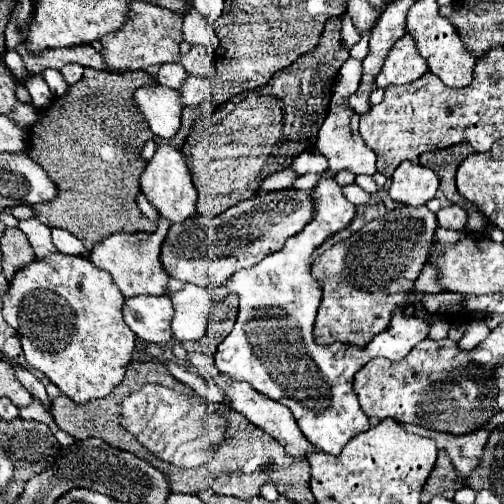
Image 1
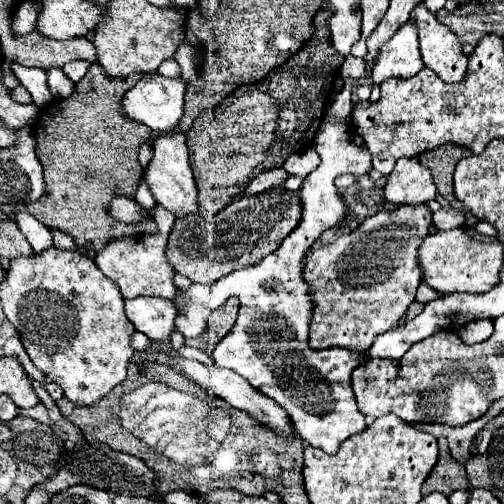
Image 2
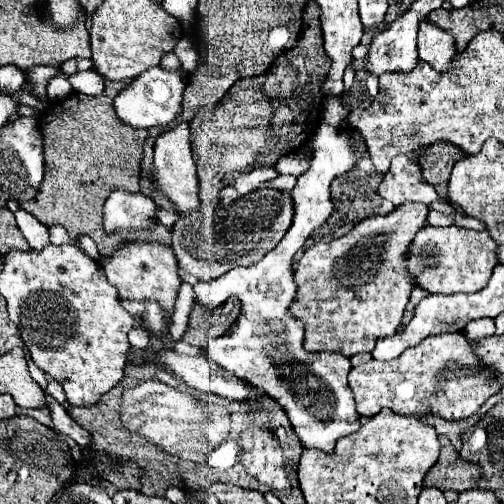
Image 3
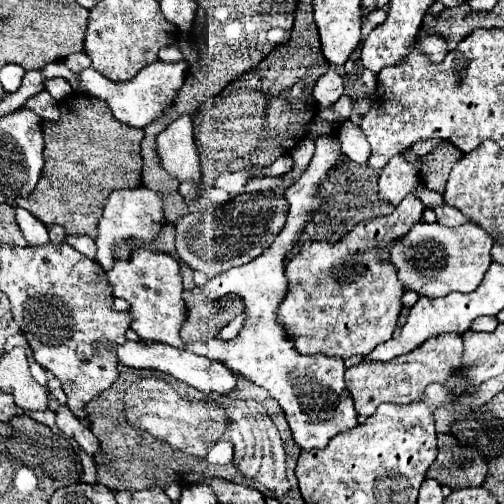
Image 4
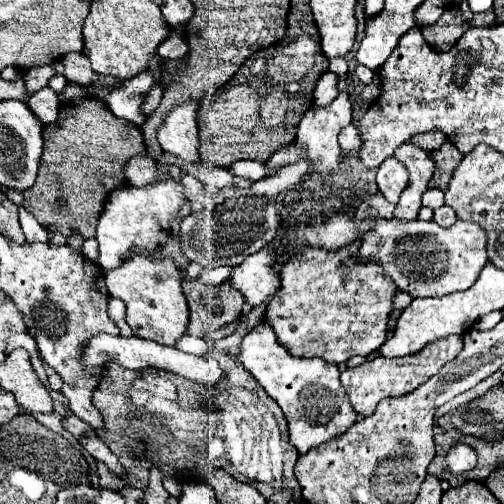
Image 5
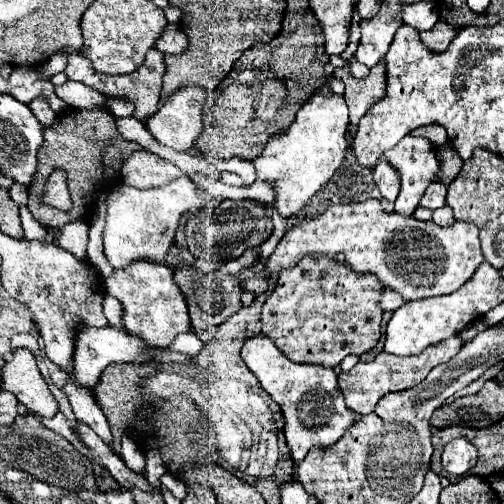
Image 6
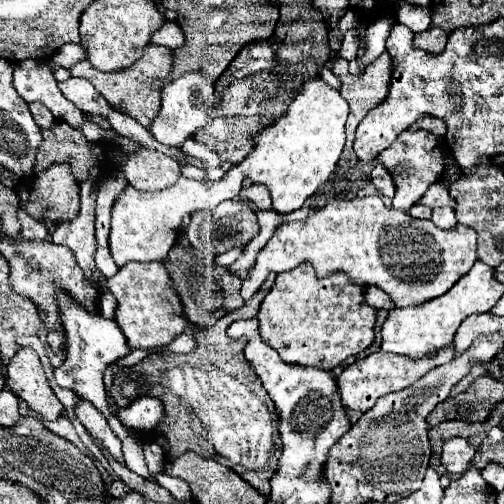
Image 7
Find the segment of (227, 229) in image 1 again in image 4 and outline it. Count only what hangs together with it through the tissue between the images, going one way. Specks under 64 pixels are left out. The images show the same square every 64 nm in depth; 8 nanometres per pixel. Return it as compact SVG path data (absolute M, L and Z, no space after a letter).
M252 192L228 200L212 212L190 212L176 222L176 252L182 262L208 276L222 274L234 266L246 264L268 248L284 226L288 202L280 192Z

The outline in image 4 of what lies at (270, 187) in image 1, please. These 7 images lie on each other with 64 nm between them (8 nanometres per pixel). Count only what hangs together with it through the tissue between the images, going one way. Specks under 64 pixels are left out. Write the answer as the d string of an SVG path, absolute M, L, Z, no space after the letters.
M224 172L216 178L216 188L222 188L226 192L230 192L232 196L242 194L242 186L246 184L246 180L250 178L250 174L244 172Z

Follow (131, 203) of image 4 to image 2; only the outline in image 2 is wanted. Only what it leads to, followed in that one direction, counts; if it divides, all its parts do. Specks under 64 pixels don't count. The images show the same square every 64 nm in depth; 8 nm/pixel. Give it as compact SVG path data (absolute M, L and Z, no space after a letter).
M114 196L110 206L108 206L108 214L112 220L122 222L122 224L140 224L144 218L148 218L148 210L134 198L128 196Z

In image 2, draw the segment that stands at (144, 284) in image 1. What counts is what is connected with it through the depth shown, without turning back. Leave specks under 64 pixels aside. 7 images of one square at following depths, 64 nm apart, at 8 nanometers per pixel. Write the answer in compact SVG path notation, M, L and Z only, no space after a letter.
M160 204L154 206L152 218L160 226L160 232L156 236L132 236L124 240L112 240L104 252L98 252L94 262L96 266L118 284L124 298L138 298L138 296L158 296L166 300L174 300L176 296L176 284L174 284L174 268L168 264L166 256L166 240L168 234L176 222L176 216L168 210L164 210Z

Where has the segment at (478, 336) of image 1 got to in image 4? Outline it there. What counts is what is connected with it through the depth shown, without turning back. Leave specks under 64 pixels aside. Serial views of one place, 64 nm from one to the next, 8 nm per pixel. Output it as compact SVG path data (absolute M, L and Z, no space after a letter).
M480 316L472 322L472 328L478 332L494 332L498 326L498 318L496 316Z

